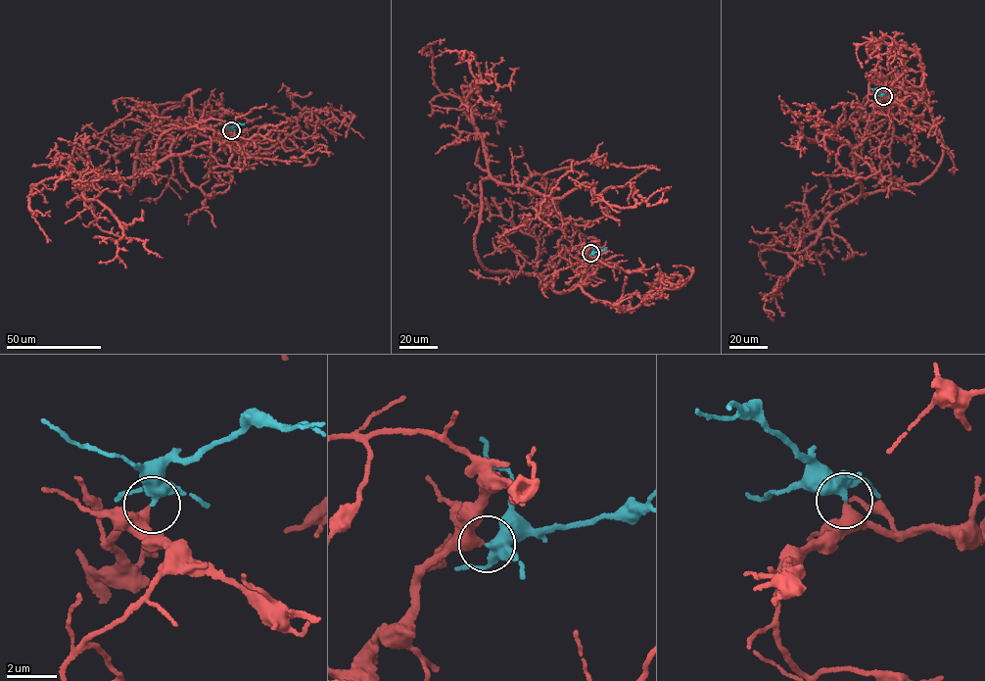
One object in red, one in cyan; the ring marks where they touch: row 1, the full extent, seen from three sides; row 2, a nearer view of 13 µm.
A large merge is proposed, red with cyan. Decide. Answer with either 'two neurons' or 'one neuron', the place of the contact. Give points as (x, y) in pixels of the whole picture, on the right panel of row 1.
one neuron; at (883, 96)

